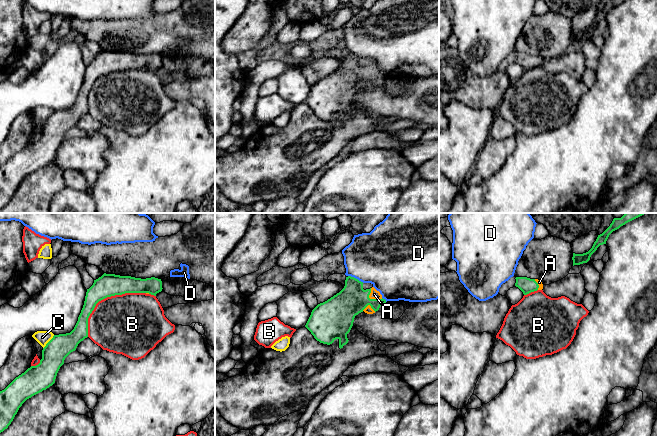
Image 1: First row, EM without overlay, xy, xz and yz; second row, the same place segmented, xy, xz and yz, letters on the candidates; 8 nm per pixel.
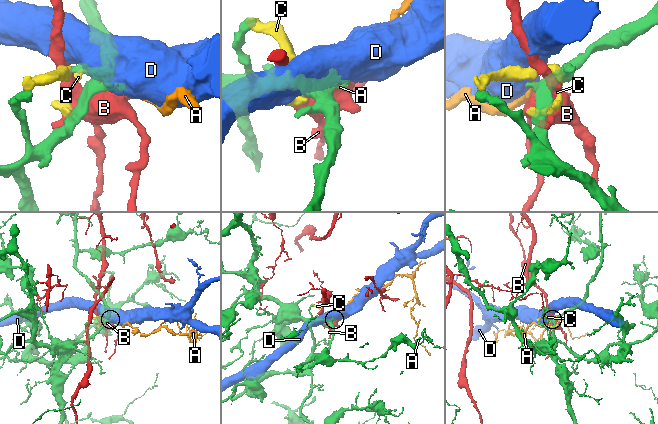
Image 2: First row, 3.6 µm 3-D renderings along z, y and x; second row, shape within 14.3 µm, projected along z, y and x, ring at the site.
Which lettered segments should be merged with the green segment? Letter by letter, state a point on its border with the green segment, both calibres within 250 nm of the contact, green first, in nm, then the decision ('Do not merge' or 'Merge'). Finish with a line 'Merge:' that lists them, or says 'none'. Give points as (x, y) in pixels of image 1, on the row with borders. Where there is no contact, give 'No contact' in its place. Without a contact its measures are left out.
A: Touches green at xz (371, 299). Thickness 240 nm (green) against 70 nm. Merge
B: Touches green at xy (104, 298). Thickness 180 nm (green) against 480 nm. Do not merge
C: Touches green at xy (48, 342). Thickness 190 nm (green) against 110 nm. Do not merge
D: Touches green at xz (355, 278). Thickness 240 nm (green) against 420 nm. Do not merge
Merge: A

